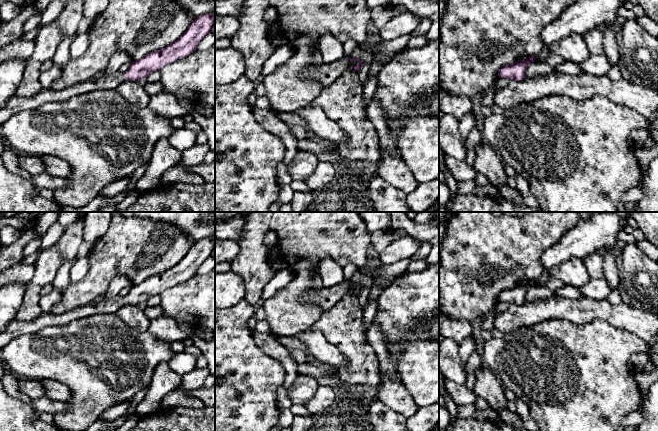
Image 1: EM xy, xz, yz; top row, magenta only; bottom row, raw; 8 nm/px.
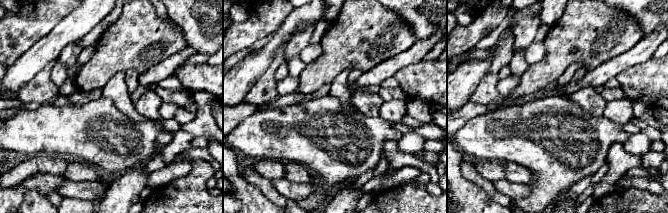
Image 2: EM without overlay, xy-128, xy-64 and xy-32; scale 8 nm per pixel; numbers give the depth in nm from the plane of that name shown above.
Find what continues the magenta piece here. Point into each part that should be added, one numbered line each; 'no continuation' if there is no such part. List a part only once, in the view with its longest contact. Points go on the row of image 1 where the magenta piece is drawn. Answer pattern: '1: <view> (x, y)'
1: xy (16, 104)

